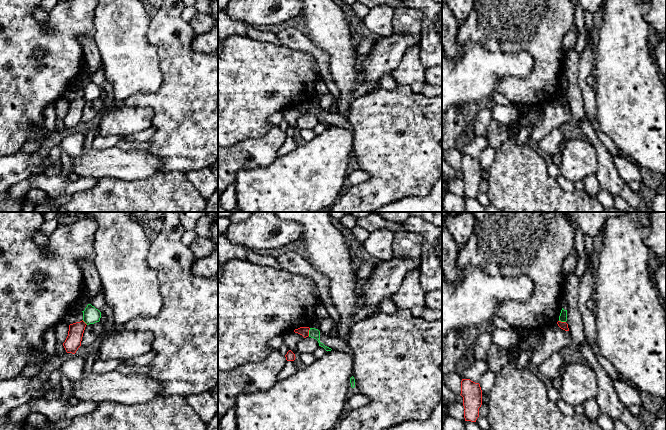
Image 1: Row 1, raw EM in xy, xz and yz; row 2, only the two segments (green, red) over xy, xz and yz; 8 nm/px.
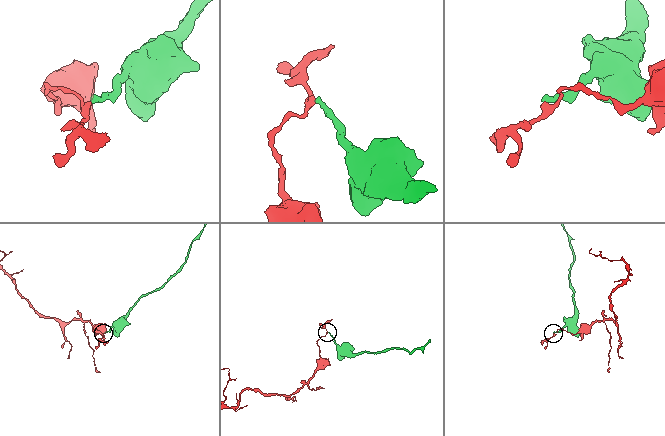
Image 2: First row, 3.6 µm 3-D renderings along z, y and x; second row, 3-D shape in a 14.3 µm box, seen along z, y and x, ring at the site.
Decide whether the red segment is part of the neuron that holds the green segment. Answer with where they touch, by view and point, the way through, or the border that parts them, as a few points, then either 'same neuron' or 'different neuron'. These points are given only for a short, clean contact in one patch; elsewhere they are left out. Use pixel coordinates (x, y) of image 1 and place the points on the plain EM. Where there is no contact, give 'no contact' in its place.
meets green in xz at (309, 108); border along xz (310, 104), (308, 111); different neuron

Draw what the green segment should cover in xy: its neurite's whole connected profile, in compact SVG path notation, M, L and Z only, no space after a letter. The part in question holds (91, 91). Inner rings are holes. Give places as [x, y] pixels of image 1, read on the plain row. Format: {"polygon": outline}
{"polygon": "M88 80L83 88L83 97L89 101L100 97L101 88L91 80Z"}

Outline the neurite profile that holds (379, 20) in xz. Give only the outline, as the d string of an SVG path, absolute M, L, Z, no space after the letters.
M382 4L369 9L363 18L363 24L371 32L381 38L391 36L393 32L394 9Z

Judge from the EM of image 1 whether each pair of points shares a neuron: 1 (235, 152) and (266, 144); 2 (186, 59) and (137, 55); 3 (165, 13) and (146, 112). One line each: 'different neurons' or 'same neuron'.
1: same neuron
2: different neurons
3: different neurons

